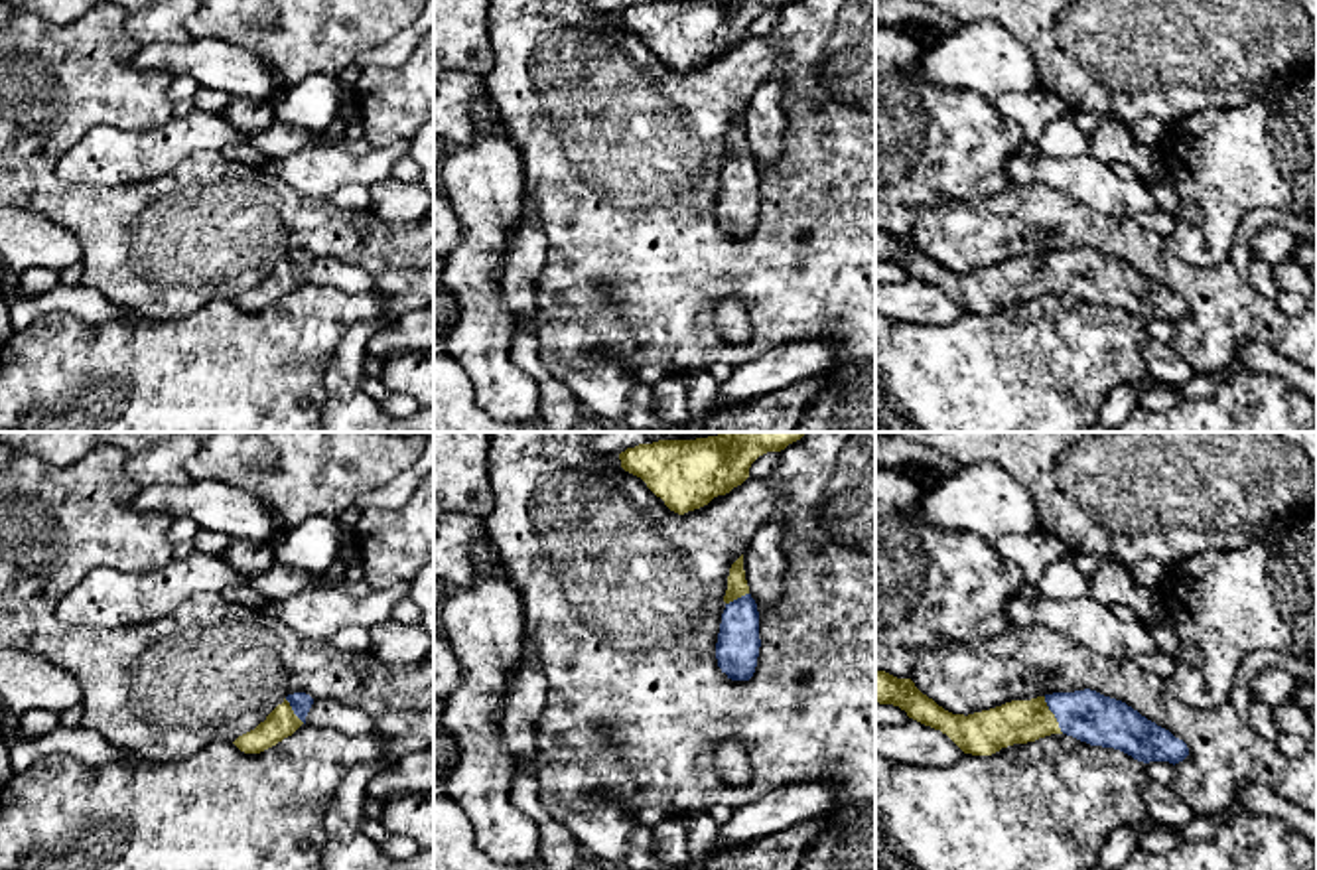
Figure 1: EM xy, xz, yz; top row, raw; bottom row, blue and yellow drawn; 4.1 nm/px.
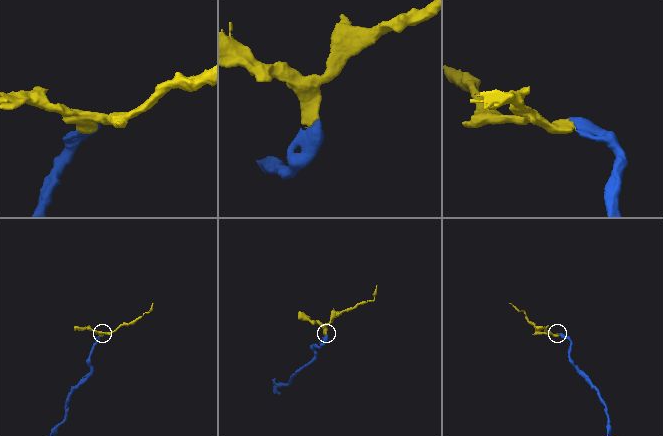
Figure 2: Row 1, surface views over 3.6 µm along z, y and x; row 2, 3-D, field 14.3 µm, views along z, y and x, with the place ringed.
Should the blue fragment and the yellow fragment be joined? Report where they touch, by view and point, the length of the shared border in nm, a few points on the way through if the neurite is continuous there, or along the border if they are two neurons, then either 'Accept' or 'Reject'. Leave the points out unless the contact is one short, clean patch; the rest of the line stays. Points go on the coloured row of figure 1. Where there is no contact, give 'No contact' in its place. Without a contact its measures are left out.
Touches blue at yz (1053, 713). Shared border 170 nm. Path across: yz (1085, 715), (1053, 713), (1020, 721). Accept

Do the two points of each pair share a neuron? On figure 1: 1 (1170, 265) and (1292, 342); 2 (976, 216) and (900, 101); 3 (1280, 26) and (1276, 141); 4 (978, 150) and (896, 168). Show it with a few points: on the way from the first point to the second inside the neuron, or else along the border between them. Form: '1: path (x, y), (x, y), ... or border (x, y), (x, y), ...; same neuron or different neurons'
1: path (1199, 287), (1209, 290), (1231, 312), (1262, 320); same neuron
2: border (1010, 182), (996, 194), (943, 200), (921, 212); different neurons
3: border (1282, 77), (1270, 85); different neurons
4: path (959, 150), (929, 150), (923, 156), (915, 156); same neuron

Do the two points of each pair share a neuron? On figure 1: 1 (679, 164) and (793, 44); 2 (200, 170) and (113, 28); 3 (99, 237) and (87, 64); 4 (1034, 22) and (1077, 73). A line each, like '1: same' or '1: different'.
1: same
2: same
3: same
4: same

